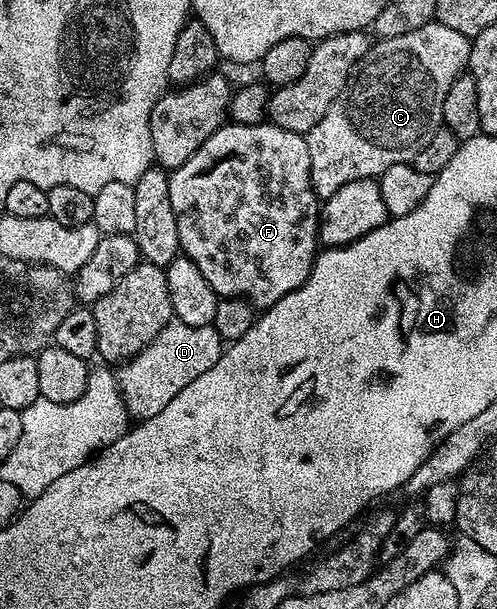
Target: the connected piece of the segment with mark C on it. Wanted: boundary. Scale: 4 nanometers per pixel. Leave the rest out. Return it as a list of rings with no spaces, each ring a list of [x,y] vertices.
[[[435,21],[414,29],[402,37],[380,39],[369,46],[367,53],[352,68],[348,83],[334,97],[326,117],[314,125],[306,136],[310,149],[310,177],[317,200],[329,199],[342,185],[359,179],[378,177],[390,165],[412,163],[415,154],[422,150],[442,127],[442,101],[459,75],[465,74],[472,44],[469,36],[457,33]]]

